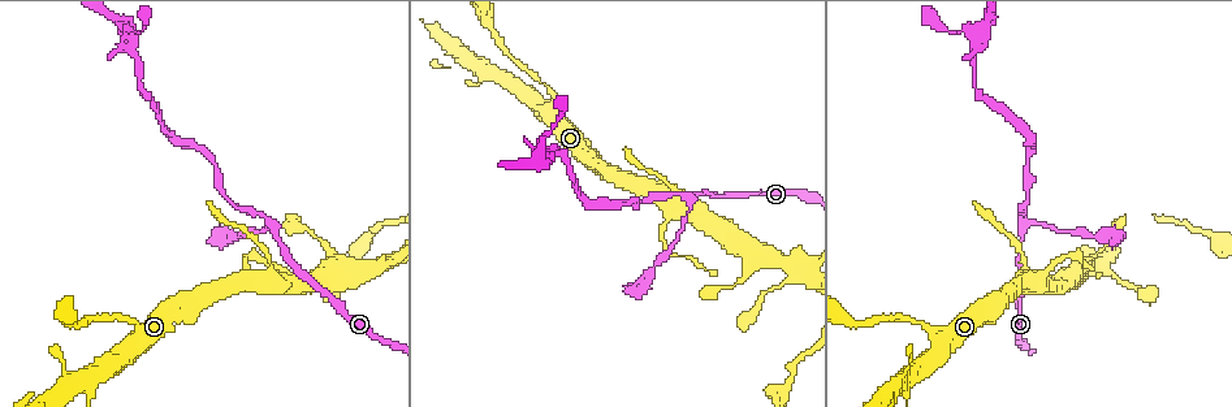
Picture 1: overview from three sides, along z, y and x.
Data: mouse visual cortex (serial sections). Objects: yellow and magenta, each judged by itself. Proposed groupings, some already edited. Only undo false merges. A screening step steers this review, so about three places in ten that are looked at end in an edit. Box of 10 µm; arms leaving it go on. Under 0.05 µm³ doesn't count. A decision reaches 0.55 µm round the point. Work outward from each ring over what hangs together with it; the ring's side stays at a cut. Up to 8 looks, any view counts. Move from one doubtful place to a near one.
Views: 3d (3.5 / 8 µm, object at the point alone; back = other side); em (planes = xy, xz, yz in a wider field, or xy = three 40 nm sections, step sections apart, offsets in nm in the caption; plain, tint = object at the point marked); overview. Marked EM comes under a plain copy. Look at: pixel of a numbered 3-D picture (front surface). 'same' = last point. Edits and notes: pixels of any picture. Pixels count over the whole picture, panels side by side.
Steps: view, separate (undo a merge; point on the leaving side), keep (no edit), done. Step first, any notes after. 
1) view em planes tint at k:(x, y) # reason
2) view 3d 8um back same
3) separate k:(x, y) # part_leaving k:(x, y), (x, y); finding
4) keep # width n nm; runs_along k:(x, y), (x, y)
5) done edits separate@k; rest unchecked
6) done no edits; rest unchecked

view 3d 3.5um at 1:(1024, 220) # branch point

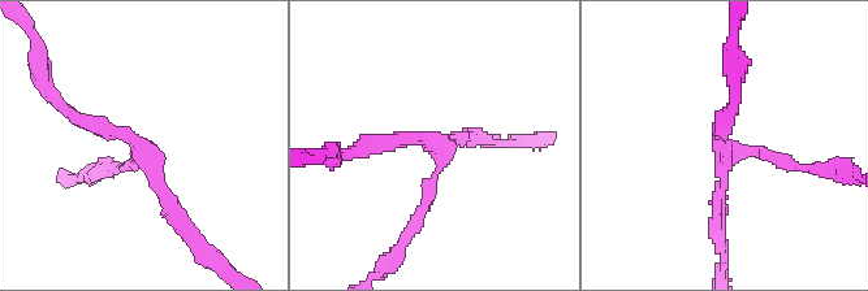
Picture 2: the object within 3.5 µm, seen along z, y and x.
view em xy step 3 tint at 2:(437, 148) # arms 3; arm_widths 150, 200, 200 nm; need the tissue

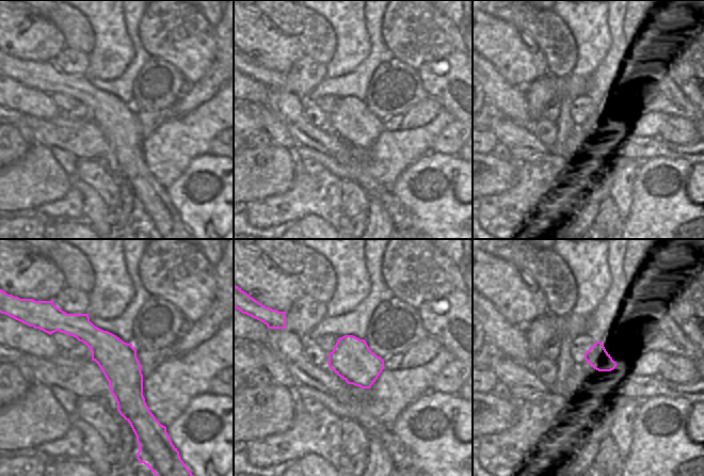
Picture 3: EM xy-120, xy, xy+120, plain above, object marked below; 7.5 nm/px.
keep # runs_along 2:(186, 225), (138, 142), (69, 113); continuous, no second cell

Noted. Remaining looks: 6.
view 3d 3.5um back at 1:(507, 78) # side arm on a straight run

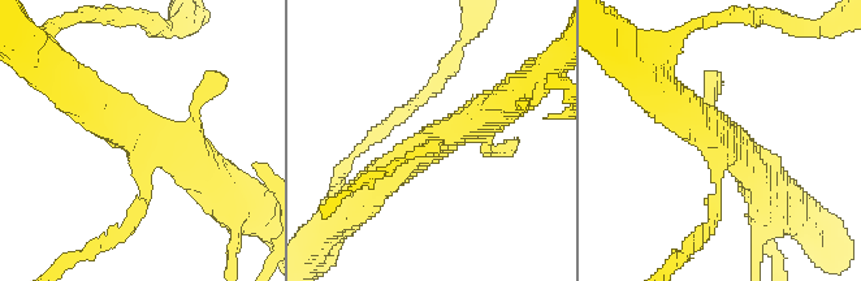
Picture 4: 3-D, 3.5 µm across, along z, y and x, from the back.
view em xy step 2 tint at 4:(436, 136)

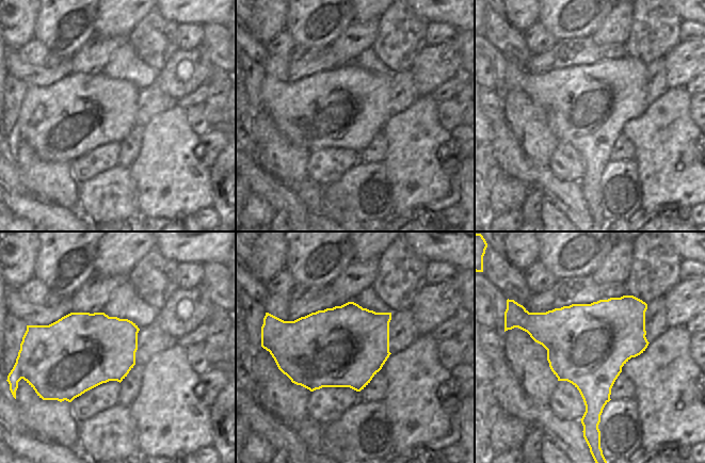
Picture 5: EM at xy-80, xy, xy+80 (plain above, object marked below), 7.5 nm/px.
separate 4:(125, 232) # two cells meet here

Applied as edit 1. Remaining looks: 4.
view 3d 3.5um at 1:(981, 35) # a fork

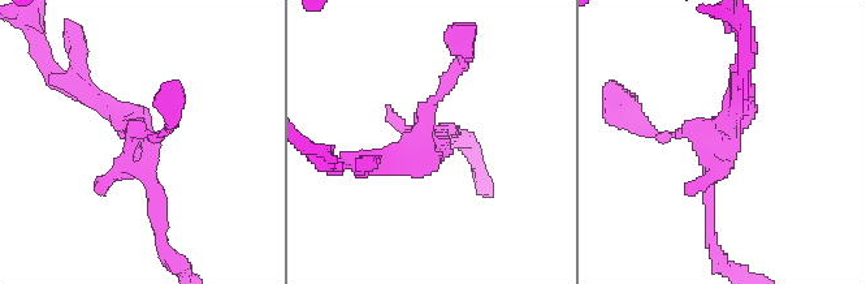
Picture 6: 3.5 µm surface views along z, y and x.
view em xy step 1 tint at 6:(725, 136)

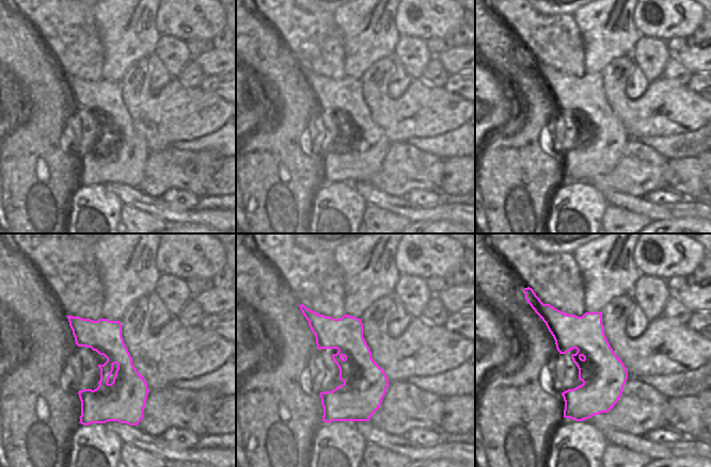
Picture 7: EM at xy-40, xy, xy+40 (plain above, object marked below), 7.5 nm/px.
view em xy step 2 tint same

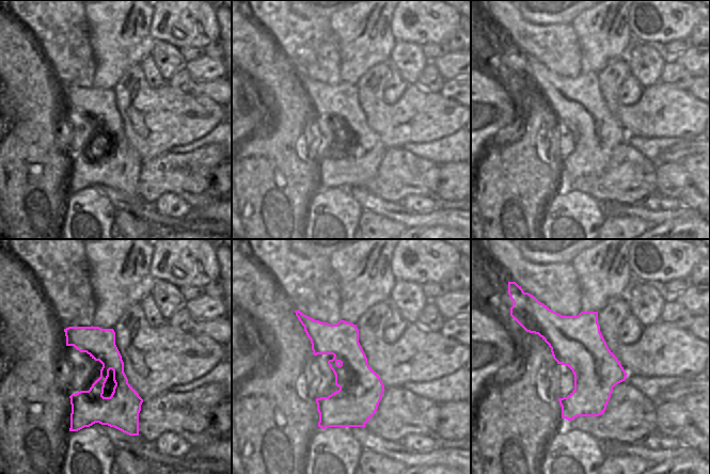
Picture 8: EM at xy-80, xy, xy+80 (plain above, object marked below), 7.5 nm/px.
keep # runs_along 8:(68, 330), (115, 367), (131, 426); one cell here

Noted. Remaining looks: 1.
done edits separate@4; rest unchecked

